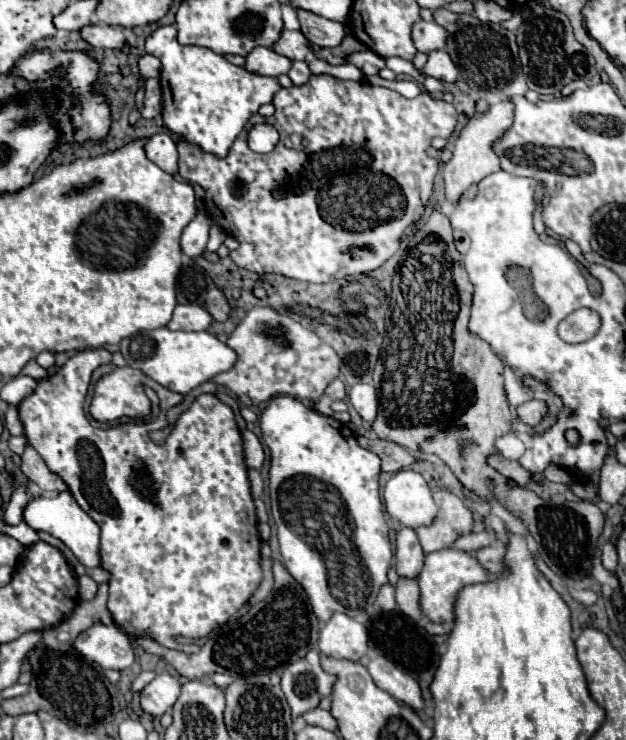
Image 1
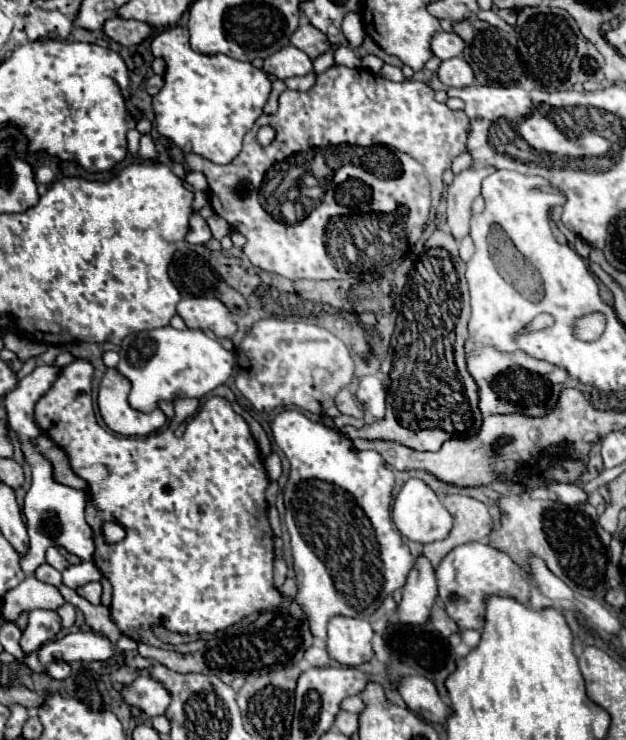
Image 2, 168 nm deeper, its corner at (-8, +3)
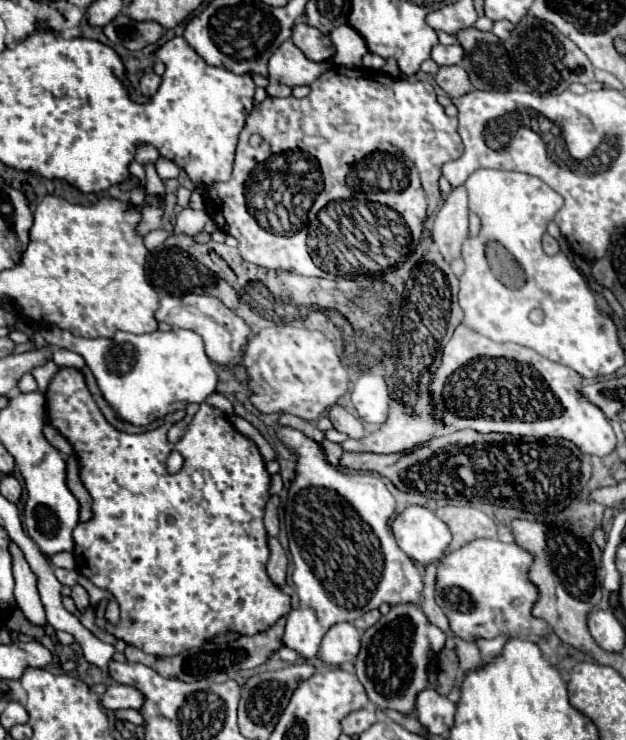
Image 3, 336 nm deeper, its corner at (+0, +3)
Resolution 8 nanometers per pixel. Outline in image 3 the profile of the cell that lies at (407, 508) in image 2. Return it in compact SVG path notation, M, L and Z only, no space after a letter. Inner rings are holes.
M409 505L397 513L393 521L393 535L407 557L421 565L441 559L451 541L447 525L423 505Z

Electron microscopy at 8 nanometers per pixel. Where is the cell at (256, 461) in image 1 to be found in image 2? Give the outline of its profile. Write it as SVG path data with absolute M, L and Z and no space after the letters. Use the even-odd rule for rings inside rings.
M271 453L267 459L265 459L265 467L267 467L267 475L269 479L277 481L281 477L281 459L277 453Z

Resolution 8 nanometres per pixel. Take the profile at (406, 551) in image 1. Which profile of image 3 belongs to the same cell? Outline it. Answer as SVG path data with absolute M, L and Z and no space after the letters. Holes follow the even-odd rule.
M415 603L395 605L385 617L363 633L361 651L355 661L355 673L363 683L367 697L377 707L397 709L405 715L413 713L415 695L427 685L427 663L431 651L441 651L445 633L431 625Z

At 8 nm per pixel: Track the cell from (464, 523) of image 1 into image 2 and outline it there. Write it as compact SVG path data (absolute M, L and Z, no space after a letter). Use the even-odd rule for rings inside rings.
M449 495L443 499L443 505L453 515L453 529L447 539L425 545L423 555L431 561L433 569L437 569L451 549L469 541L483 541L493 531L493 519L481 501L465 495Z

